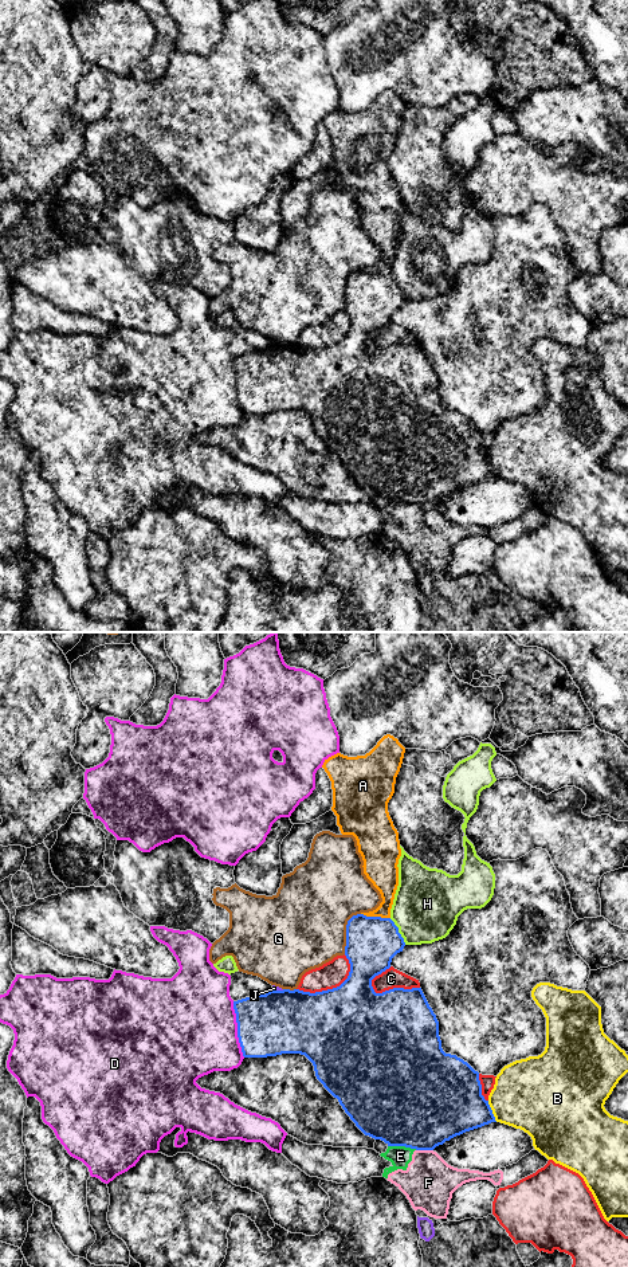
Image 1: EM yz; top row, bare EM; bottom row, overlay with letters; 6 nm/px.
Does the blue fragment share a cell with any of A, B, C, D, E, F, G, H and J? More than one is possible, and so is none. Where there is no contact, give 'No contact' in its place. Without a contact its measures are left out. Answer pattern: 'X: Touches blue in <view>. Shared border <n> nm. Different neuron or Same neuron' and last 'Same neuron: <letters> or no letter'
A: Touches blue in yz. Shared border 180 nm. Different neuron
B: Touches blue in yz. Shared border 140 nm. Different neuron
C: Touches blue in yz. Shared border 300 nm. Different neuron
D: Touches blue in yz. Shared border 340 nm. Different neuron
E: Touches blue in yz. Shared border 180 nm. Different neuron
F: Touches blue in yz. Shared border 100 nm. Different neuron
G: Touches blue in yz. Shared border 260 nm. Different neuron
H: Touches blue in yz. Shared border 190 nm. Different neuron
J: Touches blue in yz. Shared border 70 nm. Different neuron
Same neuron: no letter

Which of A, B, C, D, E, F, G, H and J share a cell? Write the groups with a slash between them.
A E F / B / C / D / G / H / J

